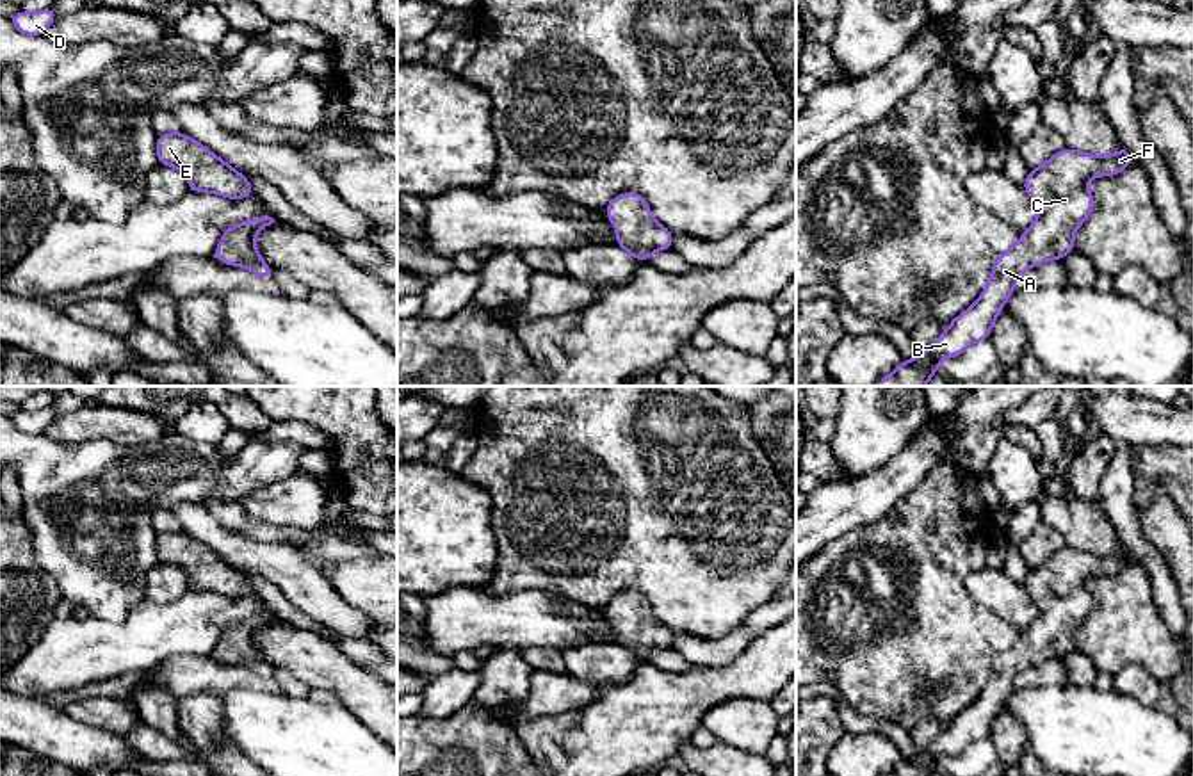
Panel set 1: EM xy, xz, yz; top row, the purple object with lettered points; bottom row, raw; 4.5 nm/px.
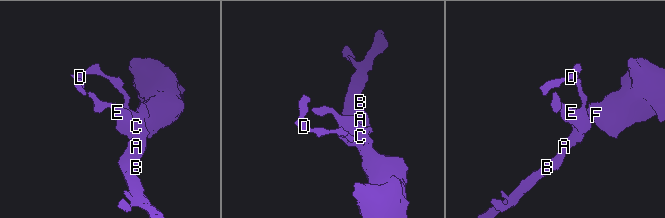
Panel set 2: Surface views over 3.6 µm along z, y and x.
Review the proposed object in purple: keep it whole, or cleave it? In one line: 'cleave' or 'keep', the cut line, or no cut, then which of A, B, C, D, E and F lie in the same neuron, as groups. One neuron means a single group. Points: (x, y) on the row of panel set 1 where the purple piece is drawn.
keep | no cut | A B C D E F

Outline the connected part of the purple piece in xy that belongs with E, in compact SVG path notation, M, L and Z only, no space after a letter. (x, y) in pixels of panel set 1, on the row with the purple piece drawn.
M183 132L157 135L157 162L180 169L189 178L189 190L210 192L230 199L253 198L253 189L248 178L237 169L230 167L223 158L205 148L201 142L191 139Z

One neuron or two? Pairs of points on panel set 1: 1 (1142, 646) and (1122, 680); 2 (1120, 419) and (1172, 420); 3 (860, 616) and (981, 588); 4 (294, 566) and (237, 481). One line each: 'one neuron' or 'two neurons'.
1: two neurons
2: one neuron
3: two neurons
4: two neurons

